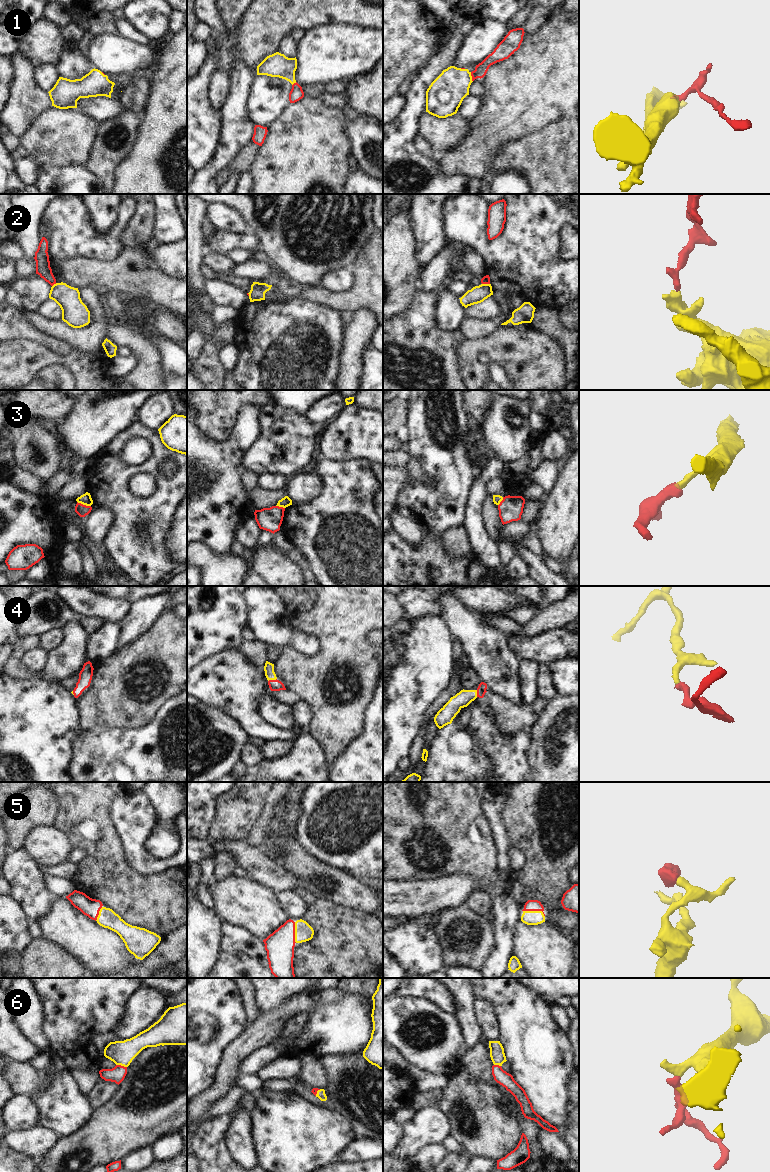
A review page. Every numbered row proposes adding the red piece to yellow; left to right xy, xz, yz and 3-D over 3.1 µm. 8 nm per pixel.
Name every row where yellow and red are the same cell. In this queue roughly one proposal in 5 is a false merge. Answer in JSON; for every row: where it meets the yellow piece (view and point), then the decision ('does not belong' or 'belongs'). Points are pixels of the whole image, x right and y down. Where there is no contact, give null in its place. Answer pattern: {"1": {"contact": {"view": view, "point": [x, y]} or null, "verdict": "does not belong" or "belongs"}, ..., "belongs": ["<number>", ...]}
{"1": {"contact": {"view": "yz", "point": [471, 77]}, "verdict": "belongs"}, "2": {"contact": {"view": "yz", "point": [486, 284]}, "verdict": "does not belong"}, "3": {"contact": {"view": "xy", "point": [84, 504]}, "verdict": "does not belong"}, "4": {"contact": {"view": "xz", "point": [272, 679]}, "verdict": "belongs"}, "5": {"contact": {"view": "yz", "point": [535, 911]}, "verdict": "belongs"}, "6": {"contact": {"view": "xy", "point": [121, 1065]}, "verdict": "belongs"}, "belongs": ["1", "4", "5", "6"]}

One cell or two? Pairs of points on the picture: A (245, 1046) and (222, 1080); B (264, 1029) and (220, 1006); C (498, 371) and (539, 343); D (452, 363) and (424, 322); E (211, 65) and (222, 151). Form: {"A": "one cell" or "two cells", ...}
{"A": "one cell", "B": "two cells", "C": "two cells", "D": "one cell", "E": "two cells"}

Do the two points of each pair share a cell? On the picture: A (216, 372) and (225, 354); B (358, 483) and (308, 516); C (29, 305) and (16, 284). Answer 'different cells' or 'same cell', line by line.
A: different cells
B: same cell
C: same cell

